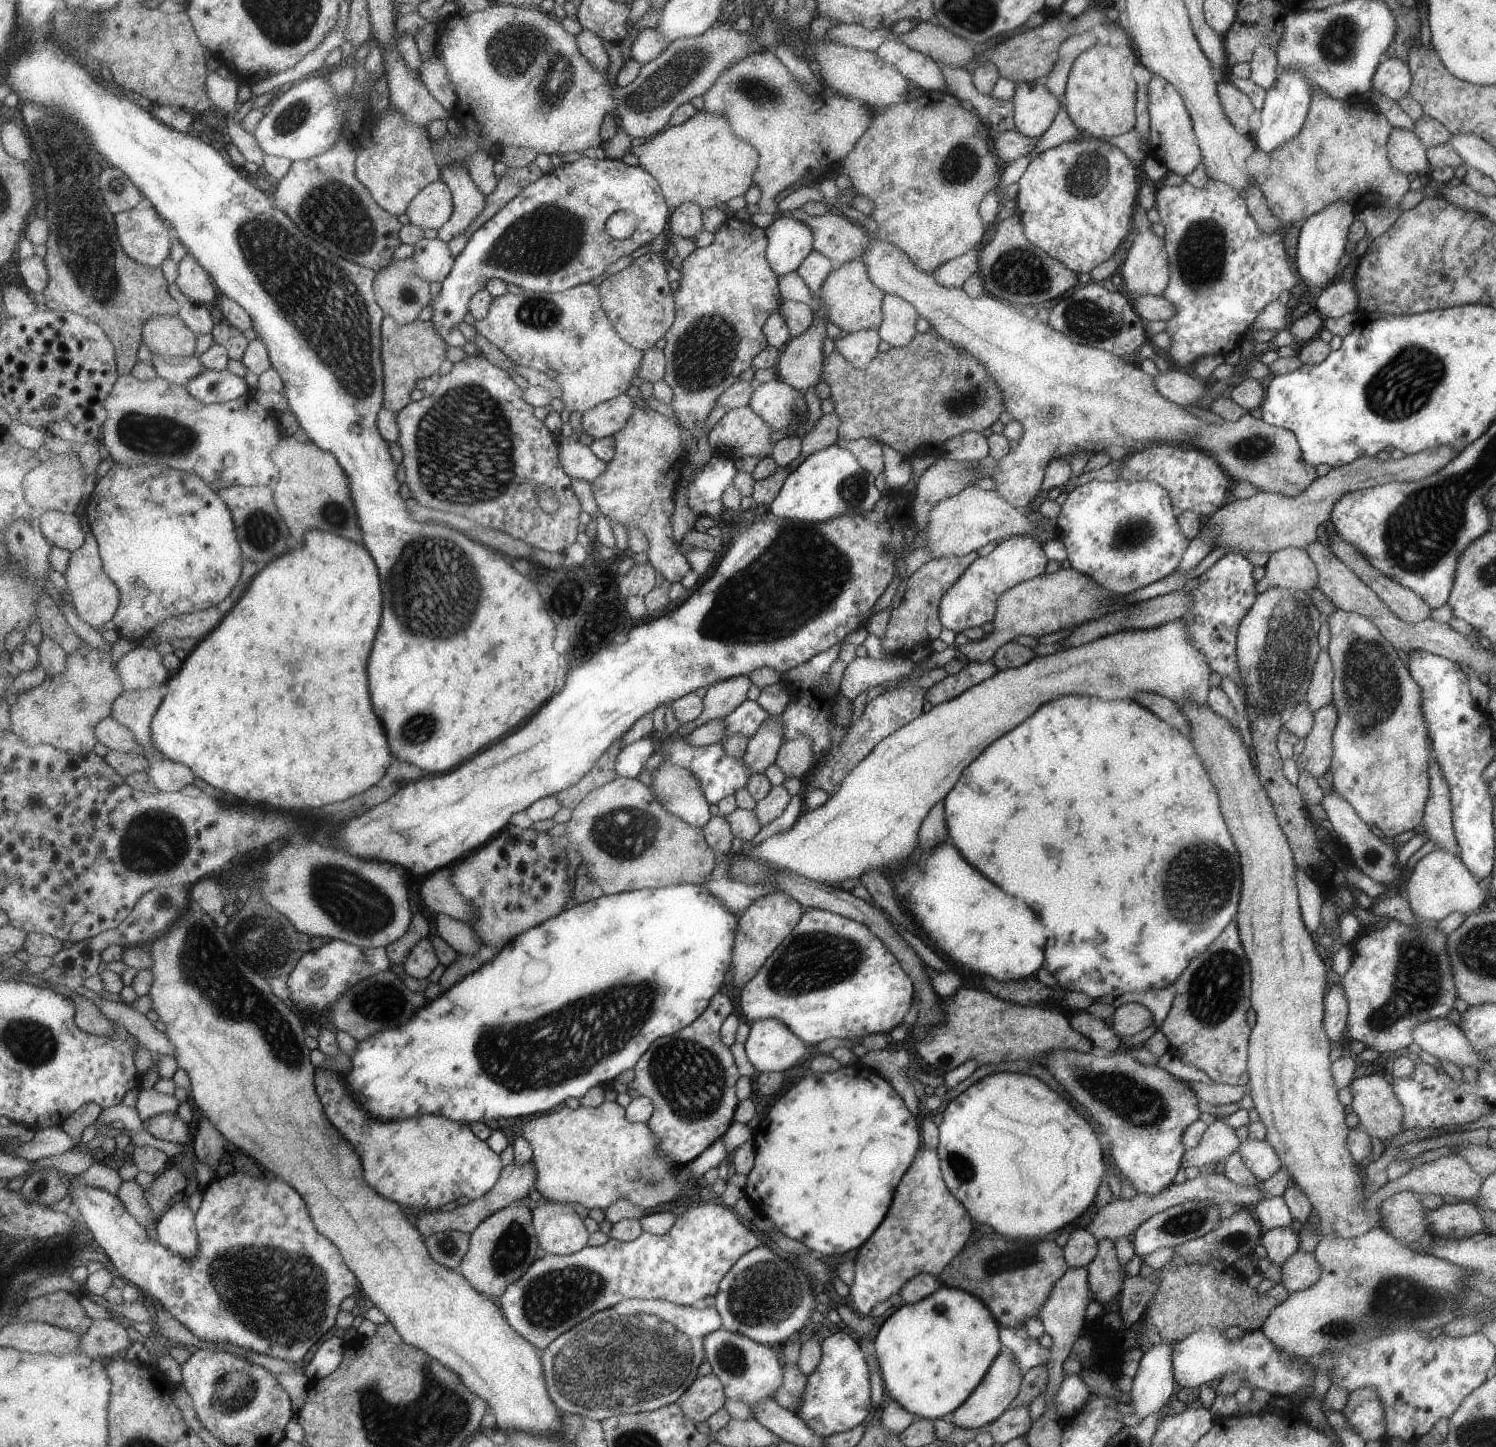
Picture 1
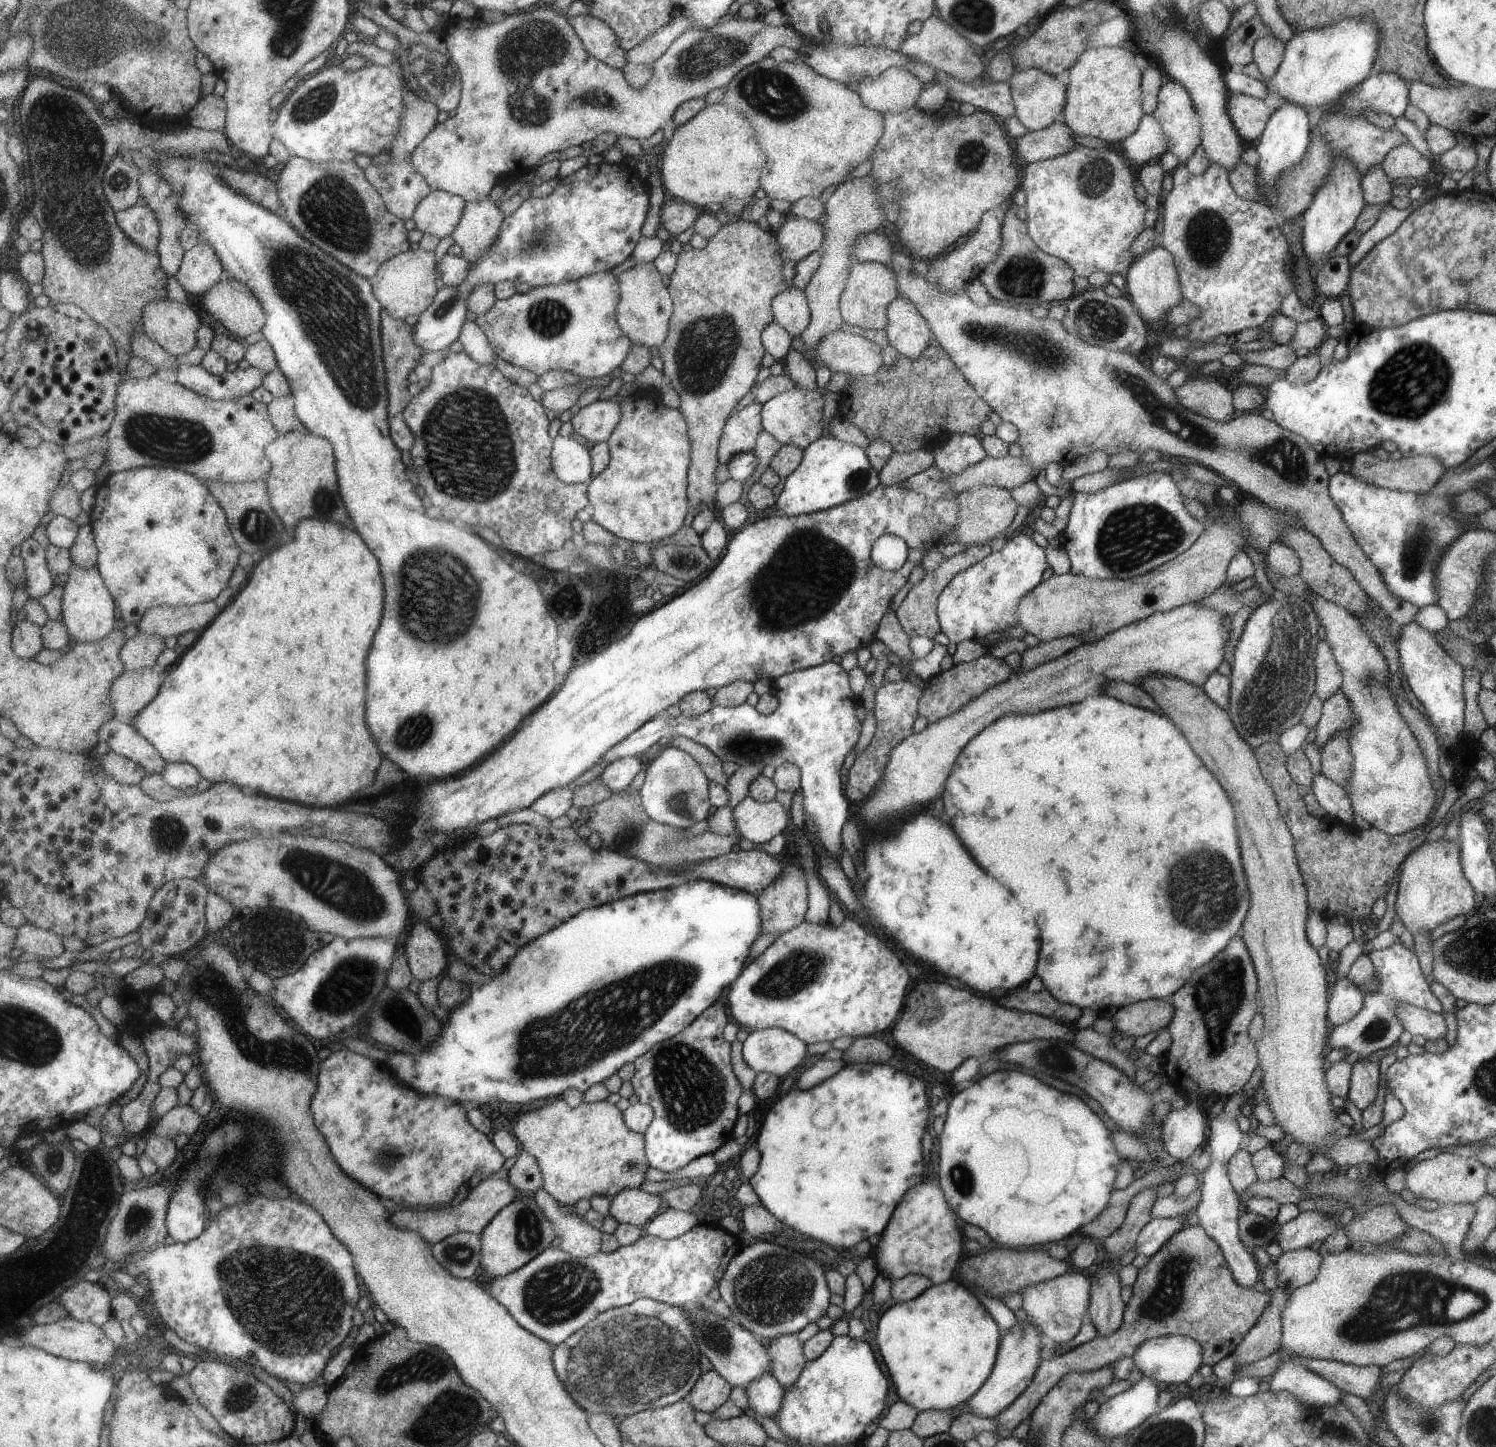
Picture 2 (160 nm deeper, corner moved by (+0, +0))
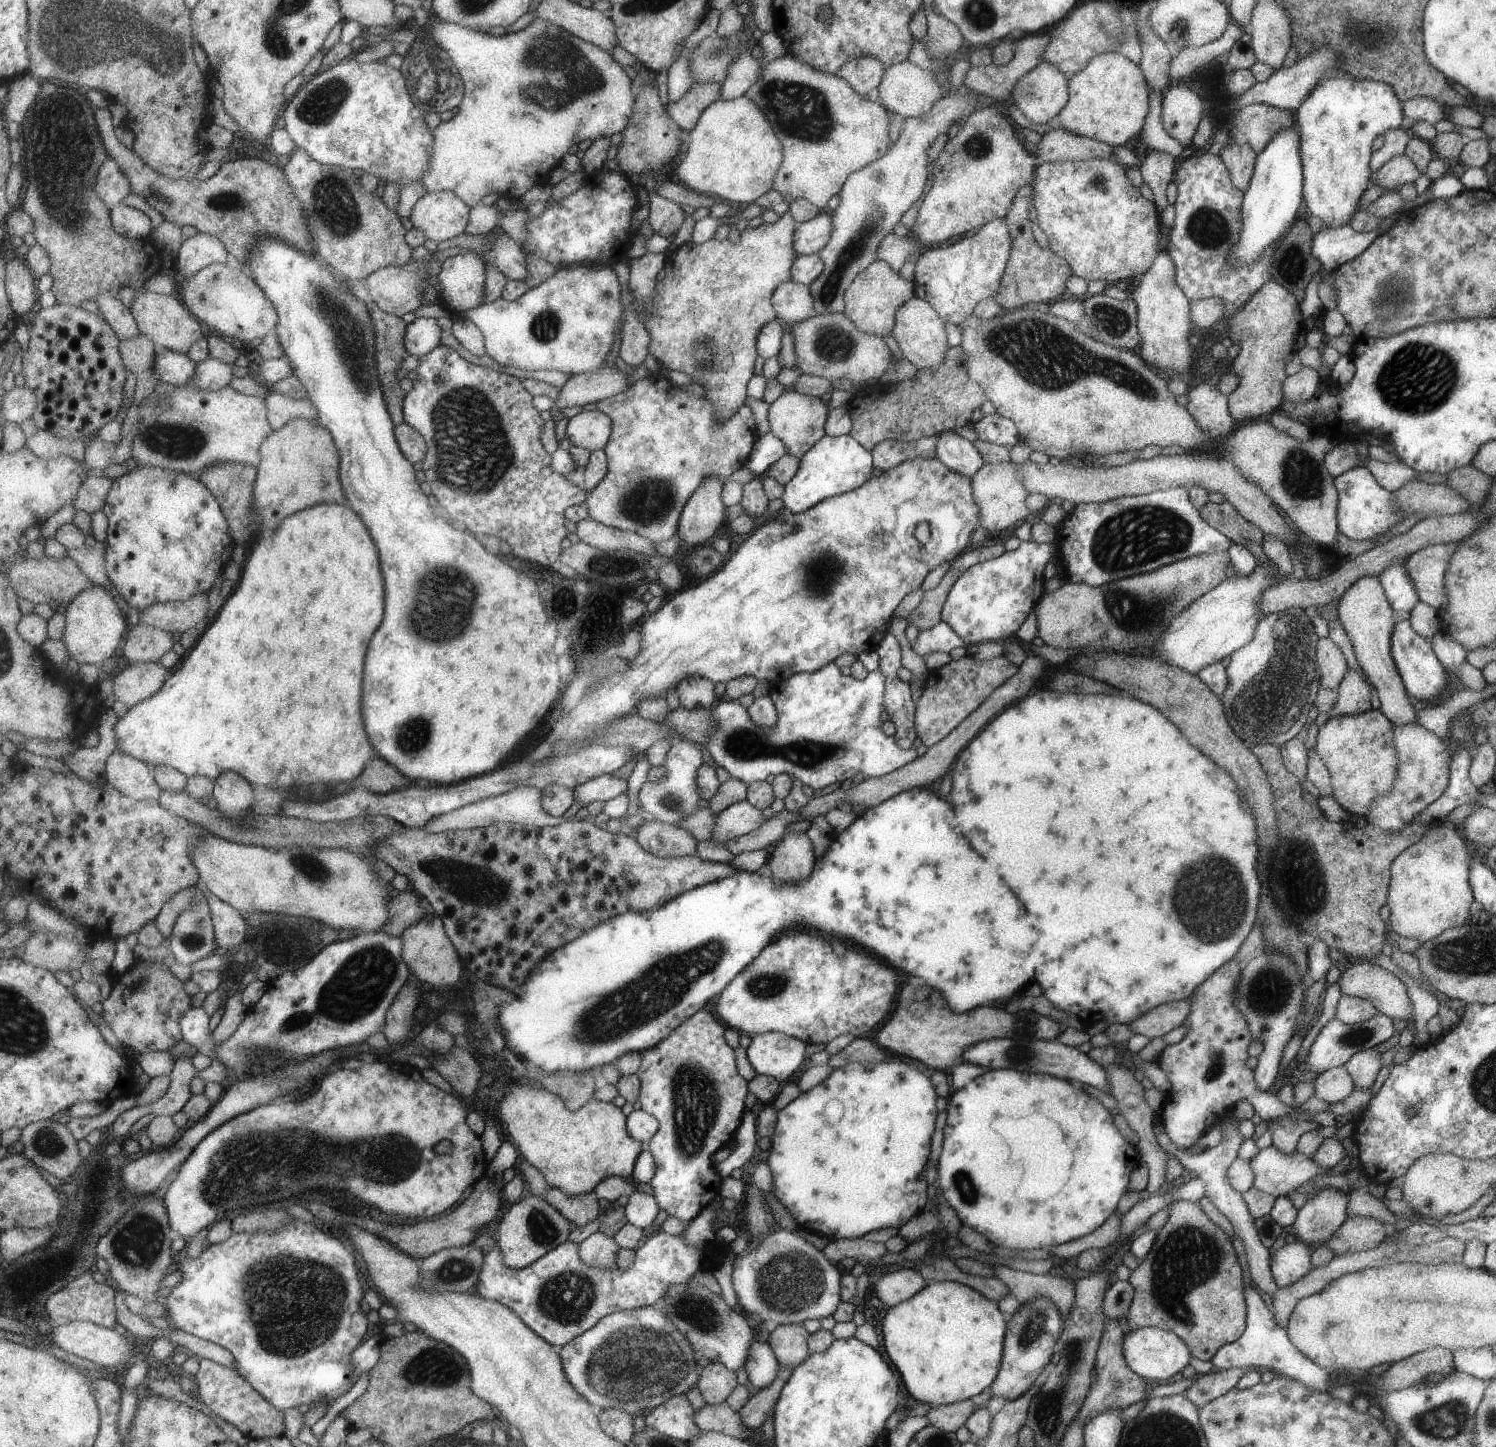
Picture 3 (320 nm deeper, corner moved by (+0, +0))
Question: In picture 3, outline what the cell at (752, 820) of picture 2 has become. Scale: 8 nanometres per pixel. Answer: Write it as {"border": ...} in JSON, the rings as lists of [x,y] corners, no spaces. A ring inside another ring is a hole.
{"border":[[[746,798],[730,804],[725,811],[714,816],[711,842],[723,847],[728,840],[756,829],[764,820],[761,811],[751,806]]]}

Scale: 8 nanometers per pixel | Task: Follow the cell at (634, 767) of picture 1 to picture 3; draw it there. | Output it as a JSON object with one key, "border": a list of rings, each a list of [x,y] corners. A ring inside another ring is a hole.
{"border":[[[613,774],[591,779],[582,785],[576,786],[575,798],[581,806],[589,806],[593,801],[611,800],[627,790],[627,778],[619,778]]]}

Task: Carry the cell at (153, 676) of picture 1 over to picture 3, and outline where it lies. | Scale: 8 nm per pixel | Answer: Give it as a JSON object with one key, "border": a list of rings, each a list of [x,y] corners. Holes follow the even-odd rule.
{"border":[[[139,624],[127,632],[123,652],[129,663],[156,663],[173,650],[173,644],[172,632]]]}

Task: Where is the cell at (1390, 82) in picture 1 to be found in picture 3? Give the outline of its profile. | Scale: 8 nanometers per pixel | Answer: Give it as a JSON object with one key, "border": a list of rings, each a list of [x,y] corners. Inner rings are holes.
{"border":[[[1329,75],[1317,84],[1306,100],[1294,111],[1295,128],[1300,136],[1300,156],[1302,161],[1302,199],[1307,213],[1322,222],[1321,229],[1341,227],[1349,223],[1350,216],[1357,208],[1357,202],[1370,180],[1368,162],[1372,153],[1369,147],[1376,136],[1386,130],[1404,127],[1402,103],[1393,89],[1381,81],[1351,79],[1347,76]]]}

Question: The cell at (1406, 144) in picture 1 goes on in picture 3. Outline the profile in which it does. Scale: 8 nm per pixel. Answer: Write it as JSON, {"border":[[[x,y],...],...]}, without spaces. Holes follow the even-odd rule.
{"border":[[[1406,155],[1394,156],[1385,161],[1385,164],[1374,172],[1369,185],[1377,184],[1383,188],[1397,190],[1405,183],[1413,183],[1421,172],[1414,162]]]}

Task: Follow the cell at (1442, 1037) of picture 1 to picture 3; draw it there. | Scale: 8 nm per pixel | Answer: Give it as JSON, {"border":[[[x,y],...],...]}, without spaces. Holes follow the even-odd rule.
{"border":[[[1353,961],[1352,965],[1339,975],[1336,982],[1339,986],[1340,995],[1370,1001],[1382,1015],[1388,1016],[1391,1019],[1401,1018],[1405,1022],[1409,1016],[1413,1018],[1411,1000],[1405,993],[1403,983],[1393,973],[1379,967],[1379,965],[1372,961]]]}

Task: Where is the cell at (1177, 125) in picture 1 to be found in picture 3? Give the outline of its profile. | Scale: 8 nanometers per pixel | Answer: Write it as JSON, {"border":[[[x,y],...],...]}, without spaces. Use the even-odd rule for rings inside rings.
{"border":[[[1175,83],[1162,93],[1160,121],[1172,139],[1187,147],[1201,118],[1201,100],[1194,89],[1178,86]]]}

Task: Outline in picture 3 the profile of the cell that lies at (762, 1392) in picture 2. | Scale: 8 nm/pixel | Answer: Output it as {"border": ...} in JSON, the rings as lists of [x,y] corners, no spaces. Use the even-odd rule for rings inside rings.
{"border":[[[756,1339],[750,1344],[749,1358],[744,1363],[744,1370],[748,1378],[748,1386],[752,1391],[769,1386],[769,1383],[775,1378],[778,1363],[769,1348],[767,1342],[758,1342]]]}

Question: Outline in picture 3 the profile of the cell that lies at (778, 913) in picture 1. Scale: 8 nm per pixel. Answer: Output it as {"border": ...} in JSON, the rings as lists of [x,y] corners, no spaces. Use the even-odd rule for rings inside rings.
{"border":[[[803,832],[787,833],[779,842],[766,862],[771,870],[770,878],[775,883],[800,883],[809,876],[815,860],[809,838]]]}

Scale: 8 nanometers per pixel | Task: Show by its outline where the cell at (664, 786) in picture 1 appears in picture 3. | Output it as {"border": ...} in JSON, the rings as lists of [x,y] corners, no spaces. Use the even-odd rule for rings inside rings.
{"border":[[[684,739],[673,741],[671,748],[667,751],[667,760],[664,764],[667,771],[665,778],[660,778],[657,773],[653,773],[642,785],[639,792],[641,813],[652,820],[674,824],[681,817],[697,809],[695,805],[700,796],[695,784],[695,775],[702,763],[701,751],[695,743]]]}

